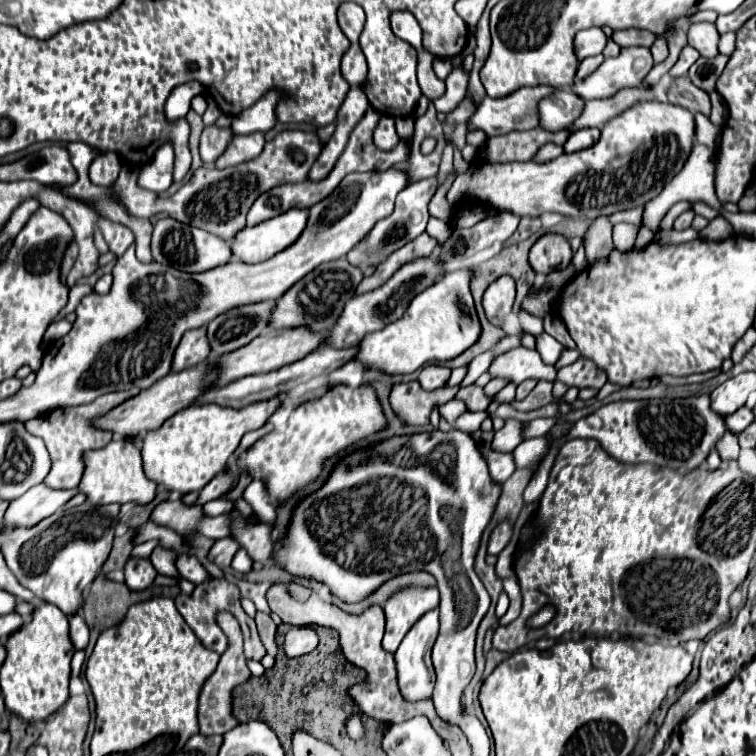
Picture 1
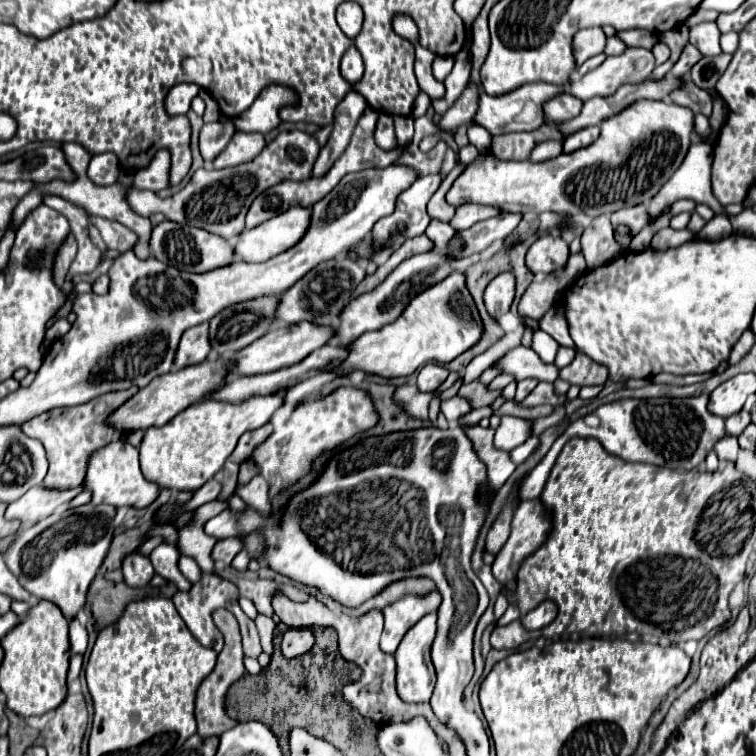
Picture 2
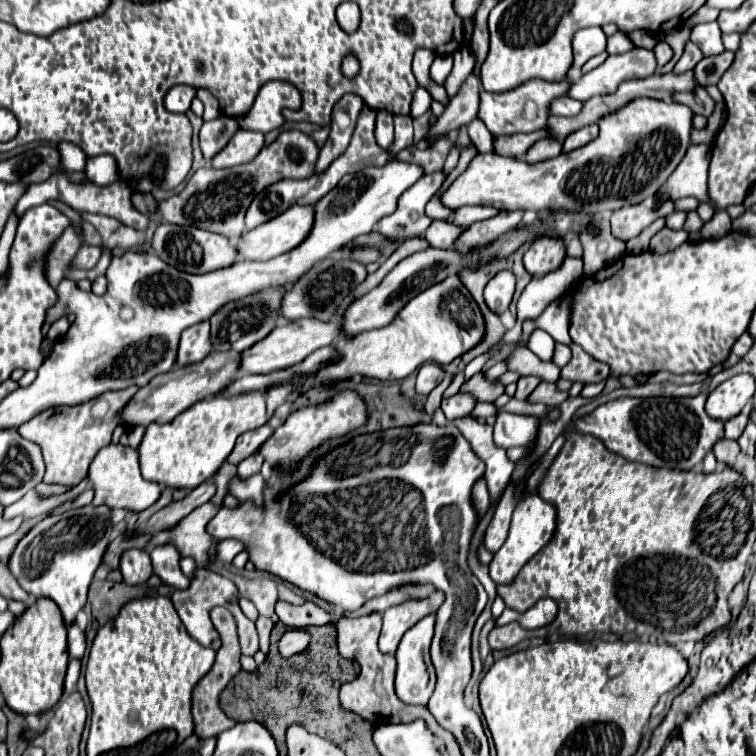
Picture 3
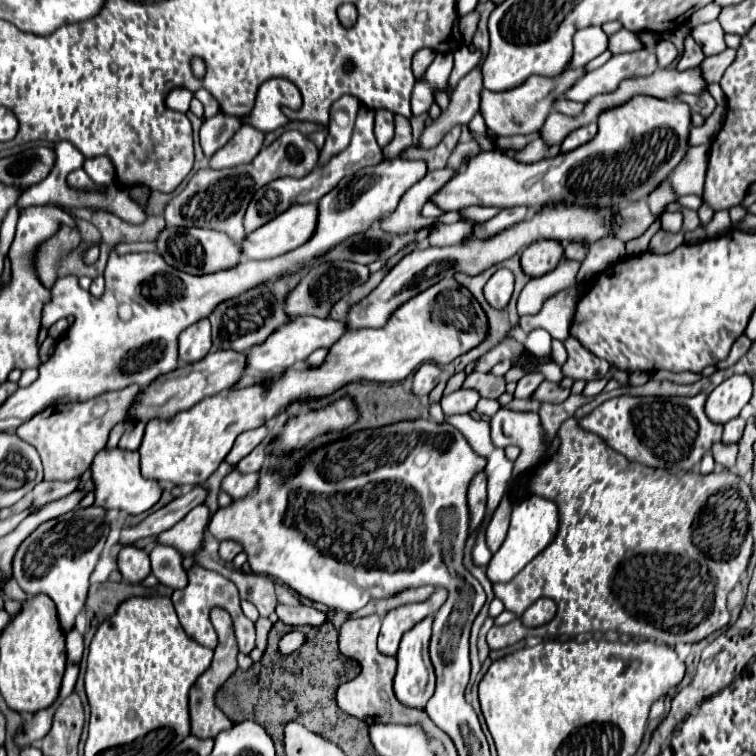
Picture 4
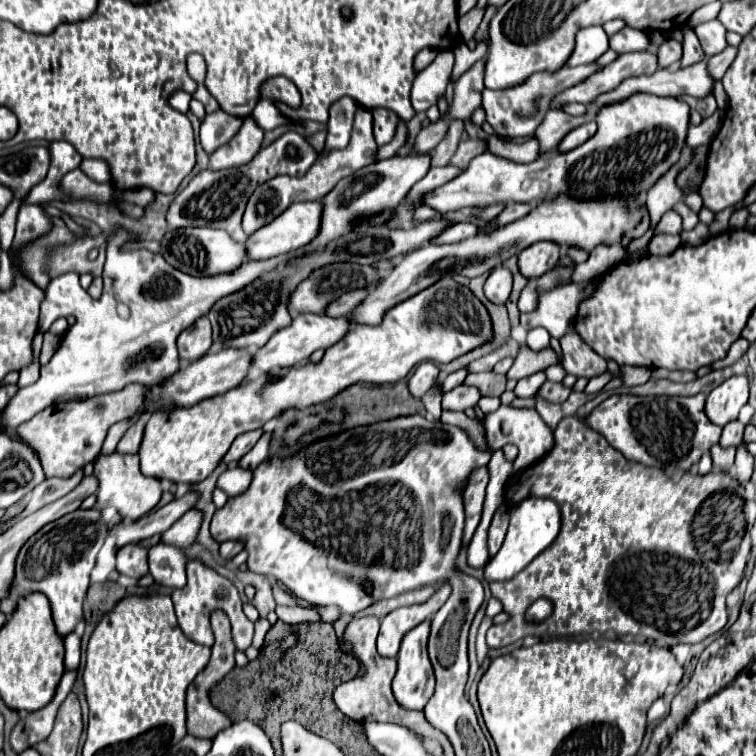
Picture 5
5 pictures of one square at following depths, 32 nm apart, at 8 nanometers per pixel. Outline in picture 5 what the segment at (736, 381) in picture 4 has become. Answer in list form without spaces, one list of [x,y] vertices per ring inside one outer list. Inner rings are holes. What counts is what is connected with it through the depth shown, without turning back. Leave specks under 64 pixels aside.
[[[732,376],[716,386],[706,398],[706,416],[716,426],[724,426],[738,418],[740,408],[748,402],[748,380]]]

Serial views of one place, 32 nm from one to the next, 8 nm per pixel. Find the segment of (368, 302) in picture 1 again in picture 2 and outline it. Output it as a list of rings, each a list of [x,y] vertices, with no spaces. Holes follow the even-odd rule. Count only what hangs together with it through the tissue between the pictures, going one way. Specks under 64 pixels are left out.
[[[424,252],[424,254],[416,254],[404,262],[398,264],[398,268],[394,268],[392,274],[388,274],[388,278],[374,288],[368,294],[362,294],[358,298],[354,298],[340,314],[340,324],[336,328],[336,338],[334,342],[338,344],[350,344],[354,342],[360,334],[370,332],[370,330],[380,330],[386,324],[392,324],[392,320],[396,320],[400,316],[400,312],[404,310],[404,306],[418,296],[420,292],[424,292],[426,288],[430,288],[432,284],[444,280],[450,272],[452,272],[452,260],[448,260],[448,256],[444,256],[444,252]]]

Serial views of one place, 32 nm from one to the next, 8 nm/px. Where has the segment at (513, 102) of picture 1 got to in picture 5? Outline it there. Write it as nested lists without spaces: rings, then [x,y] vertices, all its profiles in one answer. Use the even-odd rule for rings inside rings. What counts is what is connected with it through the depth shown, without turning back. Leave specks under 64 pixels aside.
[[[596,62],[576,66],[576,68],[564,66],[564,68],[560,68],[560,72],[536,72],[536,76],[530,76],[520,86],[512,86],[512,88],[504,88],[504,90],[484,90],[482,106],[486,110],[486,120],[492,124],[496,134],[502,134],[508,138],[526,138],[542,122],[544,114],[550,108],[550,100],[554,98],[554,94],[560,94],[562,90],[580,84],[582,80],[586,80],[588,76],[598,72],[598,68],[600,68],[600,64],[596,64]]]

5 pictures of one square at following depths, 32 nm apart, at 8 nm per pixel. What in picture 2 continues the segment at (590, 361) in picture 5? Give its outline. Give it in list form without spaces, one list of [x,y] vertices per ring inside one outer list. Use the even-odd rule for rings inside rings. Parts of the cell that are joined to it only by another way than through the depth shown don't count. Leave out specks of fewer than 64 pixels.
[[[576,348],[574,360],[560,370],[560,378],[578,386],[598,386],[608,380],[608,368],[596,364],[592,358],[584,356],[584,352]]]

